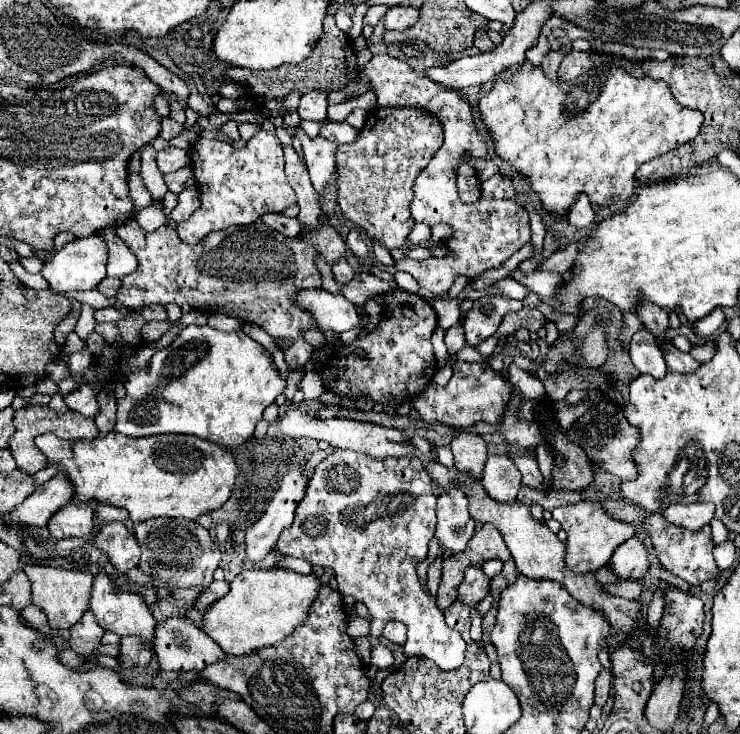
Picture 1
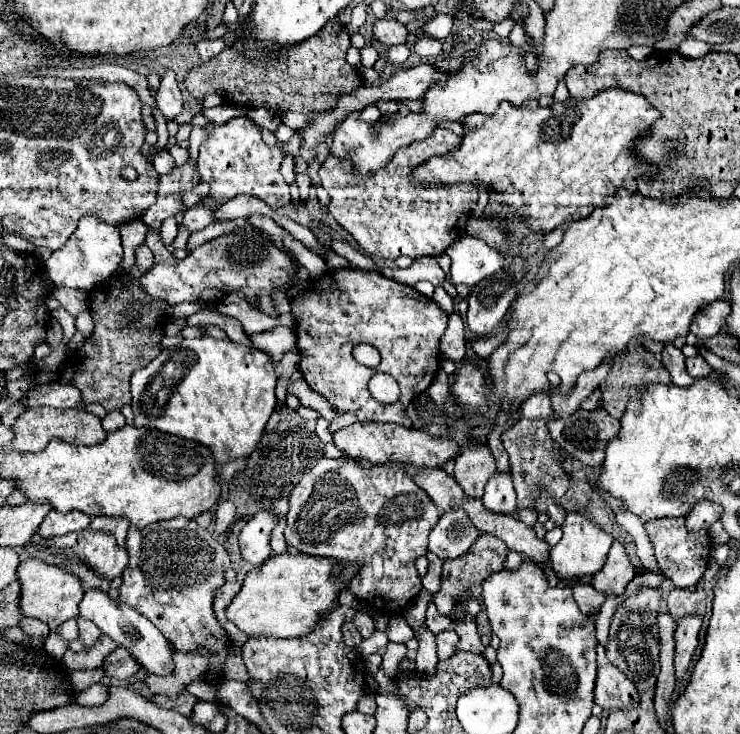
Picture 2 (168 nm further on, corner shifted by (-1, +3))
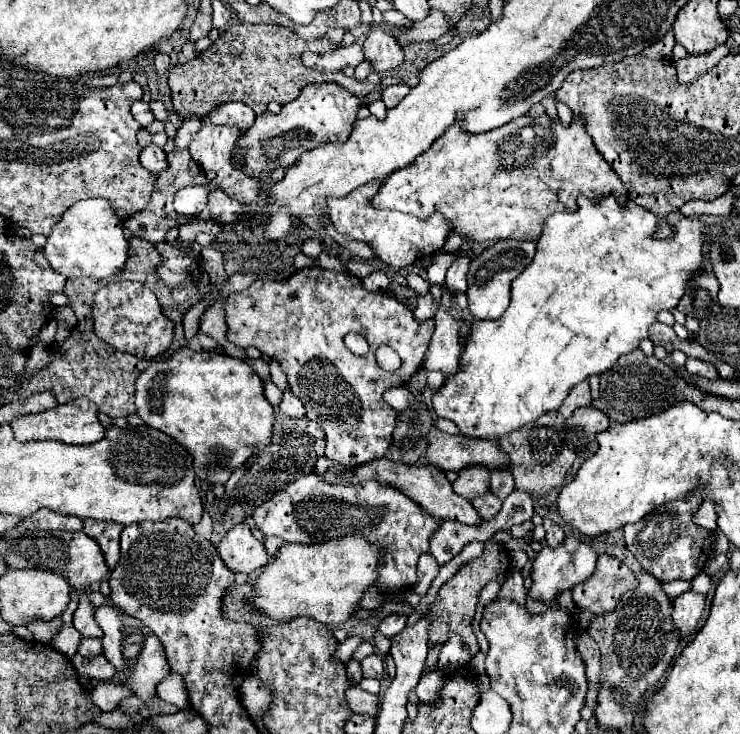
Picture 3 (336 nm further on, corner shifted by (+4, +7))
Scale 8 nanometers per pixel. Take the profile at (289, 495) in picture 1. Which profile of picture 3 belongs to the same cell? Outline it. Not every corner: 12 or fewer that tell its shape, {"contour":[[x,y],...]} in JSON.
{"contour":[[243,522],[215,548],[231,572],[253,574],[269,562]]}

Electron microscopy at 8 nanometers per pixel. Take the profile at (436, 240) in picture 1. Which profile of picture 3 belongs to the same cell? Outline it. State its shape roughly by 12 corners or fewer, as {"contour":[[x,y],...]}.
{"contour":[[381,180],[329,200],[335,230],[391,268],[435,254],[449,224],[375,210]]}

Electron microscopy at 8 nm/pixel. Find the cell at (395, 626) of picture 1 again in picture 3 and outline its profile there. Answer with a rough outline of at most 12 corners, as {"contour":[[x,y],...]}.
{"contour":[[389,614],[377,630],[393,638],[405,628],[407,616]]}

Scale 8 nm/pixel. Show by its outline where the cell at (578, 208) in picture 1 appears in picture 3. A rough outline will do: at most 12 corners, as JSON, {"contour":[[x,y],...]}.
{"contour":[[501,240],[469,264],[469,310],[499,318],[535,242]]}

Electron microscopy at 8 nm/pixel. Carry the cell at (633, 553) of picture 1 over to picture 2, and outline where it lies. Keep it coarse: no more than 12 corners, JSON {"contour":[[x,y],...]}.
{"contour":[[614,540],[606,564],[594,574],[600,592],[622,594],[636,568]]}

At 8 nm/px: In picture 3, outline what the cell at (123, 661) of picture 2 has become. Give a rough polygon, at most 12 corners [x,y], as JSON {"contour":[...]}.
{"contour":[[101,654],[71,658],[75,670],[91,680],[111,680],[115,668]]}

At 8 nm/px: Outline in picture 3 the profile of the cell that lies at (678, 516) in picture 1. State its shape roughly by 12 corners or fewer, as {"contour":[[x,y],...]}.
{"contour":[[705,500],[699,506],[693,522],[715,530],[717,514],[713,502]]}

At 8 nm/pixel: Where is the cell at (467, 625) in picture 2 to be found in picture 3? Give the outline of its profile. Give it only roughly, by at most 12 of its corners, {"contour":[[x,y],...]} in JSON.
{"contour":[[453,636],[441,646],[439,660],[431,670],[465,666],[471,654],[461,638]]}

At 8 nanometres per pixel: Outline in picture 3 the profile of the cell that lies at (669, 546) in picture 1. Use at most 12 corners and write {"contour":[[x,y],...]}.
{"contour":[[701,492],[623,528],[659,582],[693,580],[713,556],[691,520]]}

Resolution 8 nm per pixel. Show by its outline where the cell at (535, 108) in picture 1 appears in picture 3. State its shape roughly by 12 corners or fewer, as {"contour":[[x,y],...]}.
{"contour":[[583,120],[449,126],[371,204],[537,240],[628,189]]}

